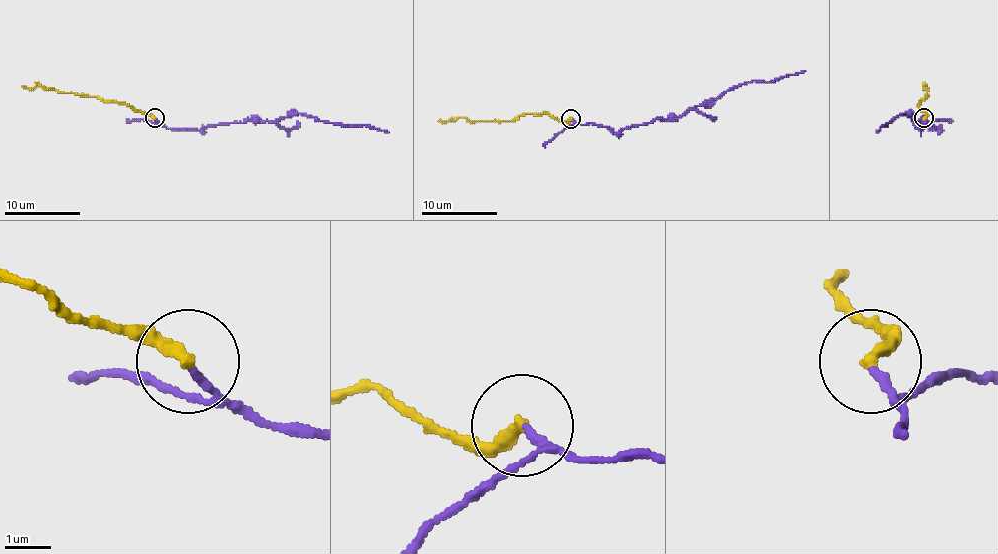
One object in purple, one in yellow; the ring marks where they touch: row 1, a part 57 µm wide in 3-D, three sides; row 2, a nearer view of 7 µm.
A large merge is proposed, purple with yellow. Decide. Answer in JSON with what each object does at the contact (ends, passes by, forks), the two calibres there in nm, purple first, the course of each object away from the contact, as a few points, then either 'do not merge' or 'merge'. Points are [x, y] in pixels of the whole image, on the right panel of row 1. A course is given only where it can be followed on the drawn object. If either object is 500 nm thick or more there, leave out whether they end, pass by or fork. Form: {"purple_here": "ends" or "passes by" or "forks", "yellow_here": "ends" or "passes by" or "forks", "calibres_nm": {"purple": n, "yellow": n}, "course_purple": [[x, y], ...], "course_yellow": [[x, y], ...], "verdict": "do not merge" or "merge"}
{"purple_here": "passes by", "yellow_here": "ends", "calibres_nm": {"purple": 120, "yellow": 300}, "course_purple": [[924, 119], [930, 128], [938, 130], [930, 123], [915, 121], [902, 113], [876, 132]], "course_yellow": [[924, 117], [926, 113], [919, 102], [926, 96], [923, 88], [926, 86]], "verdict": "merge"}

